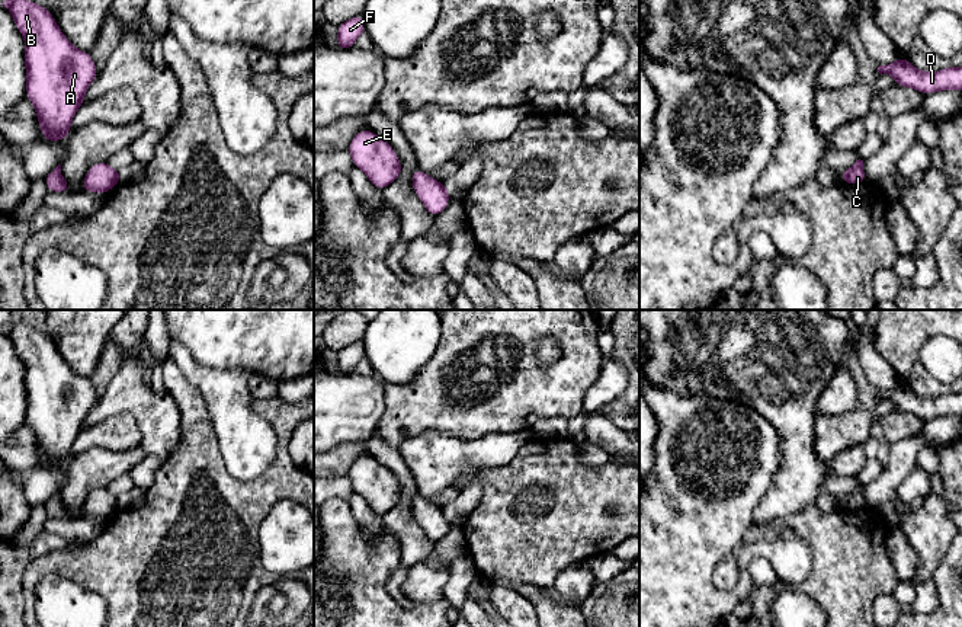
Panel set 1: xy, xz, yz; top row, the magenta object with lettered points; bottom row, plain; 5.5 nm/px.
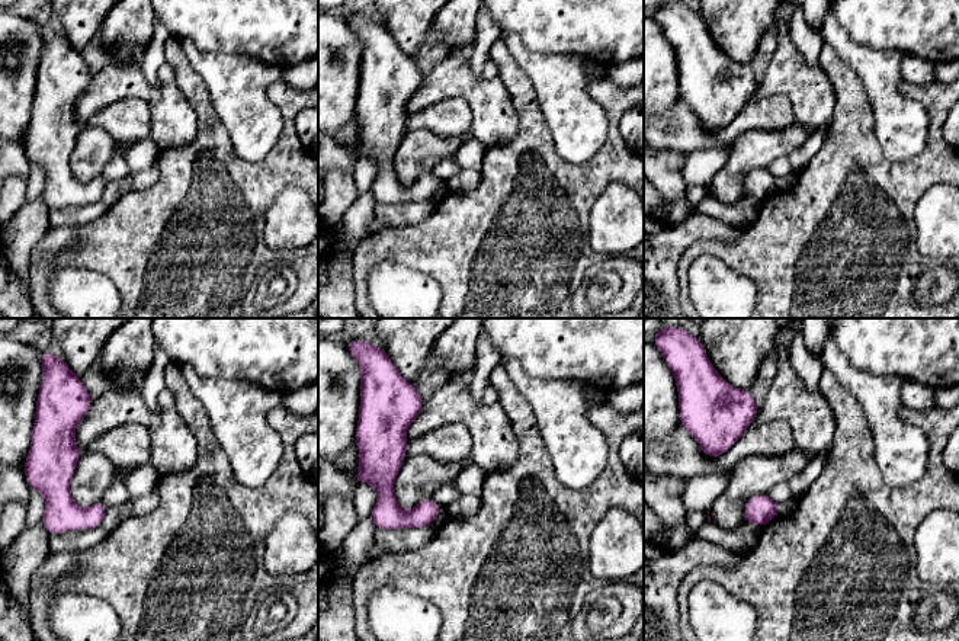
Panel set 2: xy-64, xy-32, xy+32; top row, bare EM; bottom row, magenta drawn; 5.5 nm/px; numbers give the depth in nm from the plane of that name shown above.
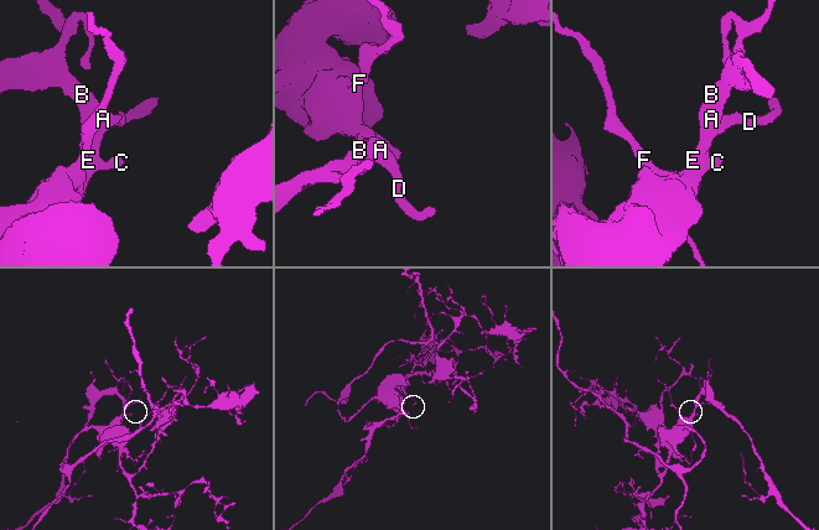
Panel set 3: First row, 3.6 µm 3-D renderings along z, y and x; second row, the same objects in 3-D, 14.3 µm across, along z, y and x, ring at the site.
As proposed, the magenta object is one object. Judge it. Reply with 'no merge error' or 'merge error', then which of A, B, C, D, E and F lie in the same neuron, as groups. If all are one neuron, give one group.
no merge error; groups A B C D E F

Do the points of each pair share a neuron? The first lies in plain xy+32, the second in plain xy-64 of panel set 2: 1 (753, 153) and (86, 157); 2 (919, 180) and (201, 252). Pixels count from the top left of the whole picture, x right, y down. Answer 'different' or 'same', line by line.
1: same
2: same

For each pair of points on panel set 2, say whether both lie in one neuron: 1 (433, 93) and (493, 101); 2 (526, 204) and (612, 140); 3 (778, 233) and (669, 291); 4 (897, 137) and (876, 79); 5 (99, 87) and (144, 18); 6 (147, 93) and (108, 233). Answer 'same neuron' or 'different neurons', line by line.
1: same neuron
2: same neuron
3: different neurons
4: same neuron
5: different neurons
6: different neurons

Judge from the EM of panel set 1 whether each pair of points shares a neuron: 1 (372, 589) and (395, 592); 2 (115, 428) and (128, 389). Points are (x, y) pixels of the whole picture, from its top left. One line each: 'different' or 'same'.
1: different
2: different

